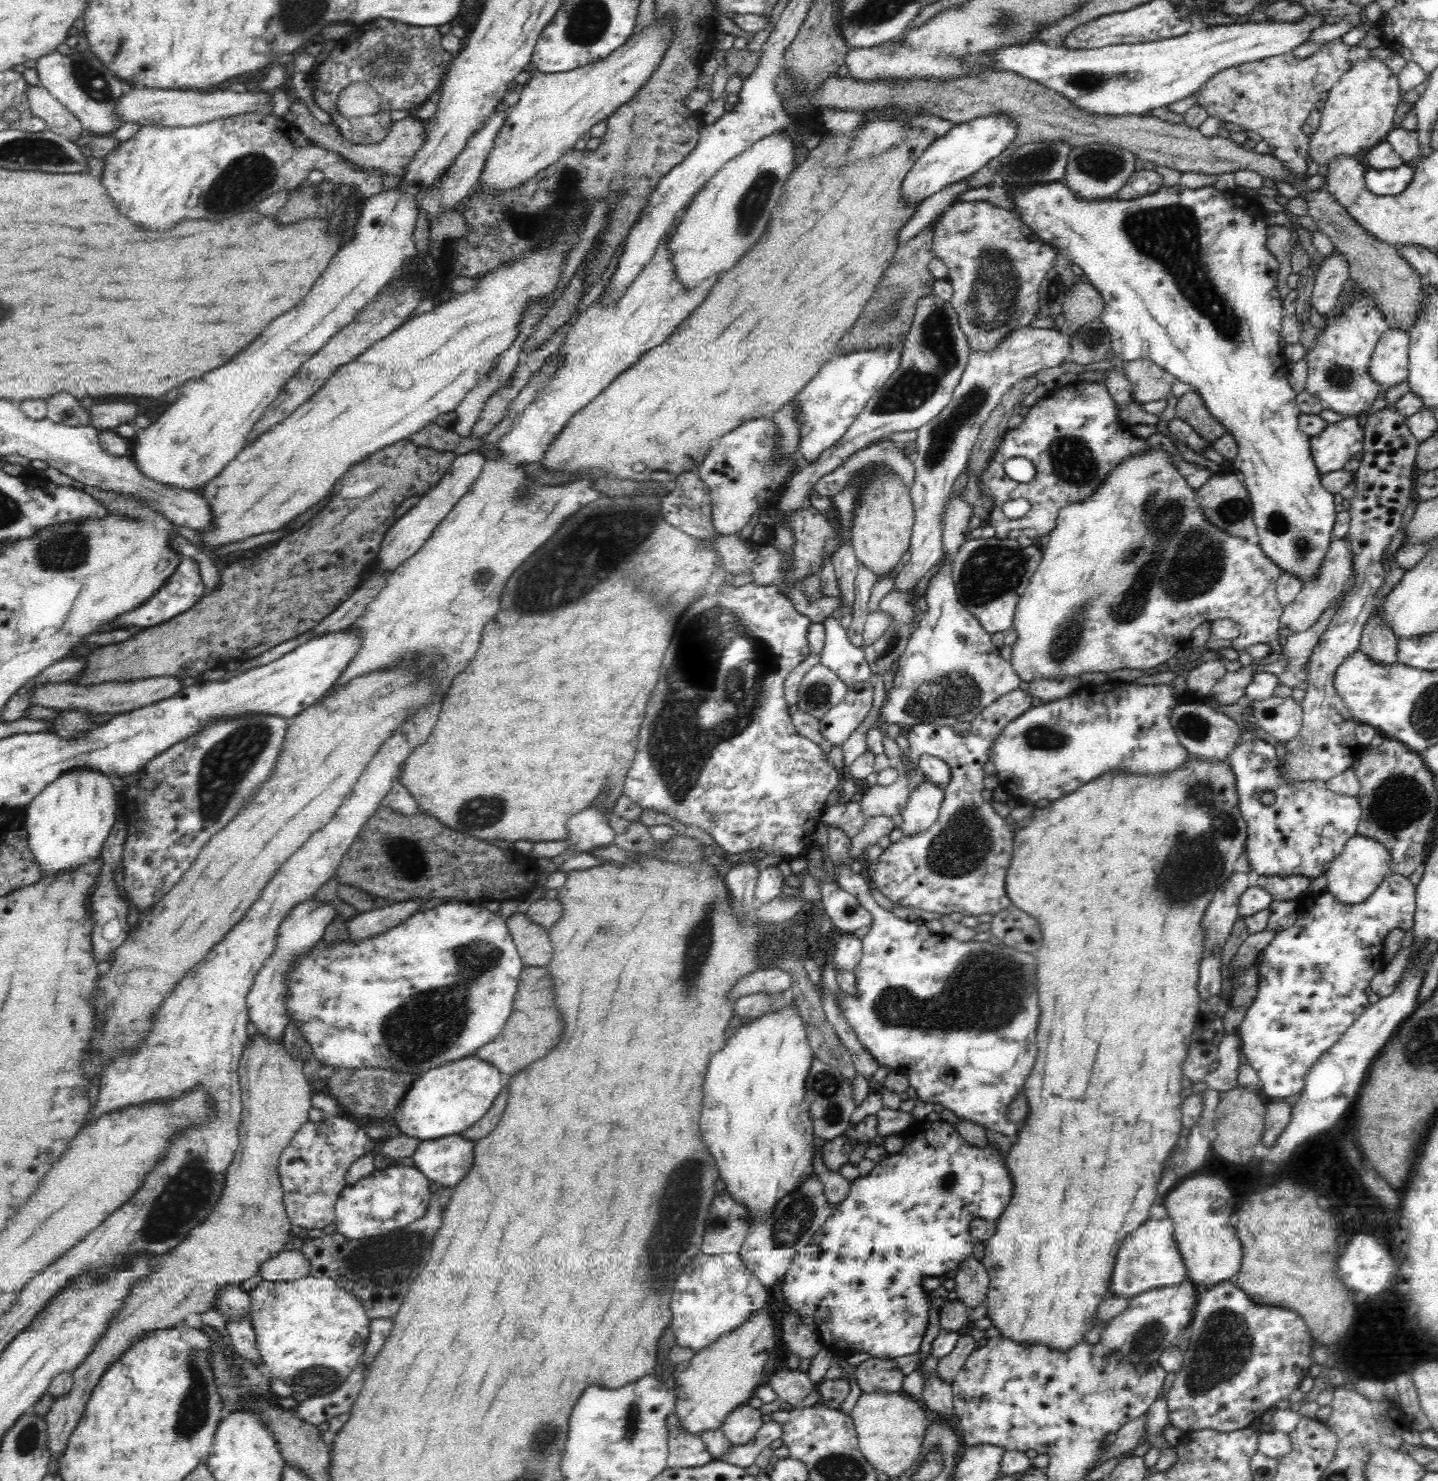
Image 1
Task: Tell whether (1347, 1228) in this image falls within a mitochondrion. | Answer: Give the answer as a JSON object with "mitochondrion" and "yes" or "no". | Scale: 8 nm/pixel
{"mitochondrion":"no"}

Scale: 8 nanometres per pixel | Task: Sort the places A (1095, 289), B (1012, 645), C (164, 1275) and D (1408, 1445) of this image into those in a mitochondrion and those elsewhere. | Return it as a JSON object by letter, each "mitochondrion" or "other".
{"A":"other","B":"other","C":"other","D":"other"}

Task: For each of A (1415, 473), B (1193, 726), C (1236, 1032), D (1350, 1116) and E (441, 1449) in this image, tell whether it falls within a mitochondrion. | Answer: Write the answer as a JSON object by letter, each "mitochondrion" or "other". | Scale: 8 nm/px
{"A":"other","B":"mitochondrion","C":"other","D":"other","E":"other"}

